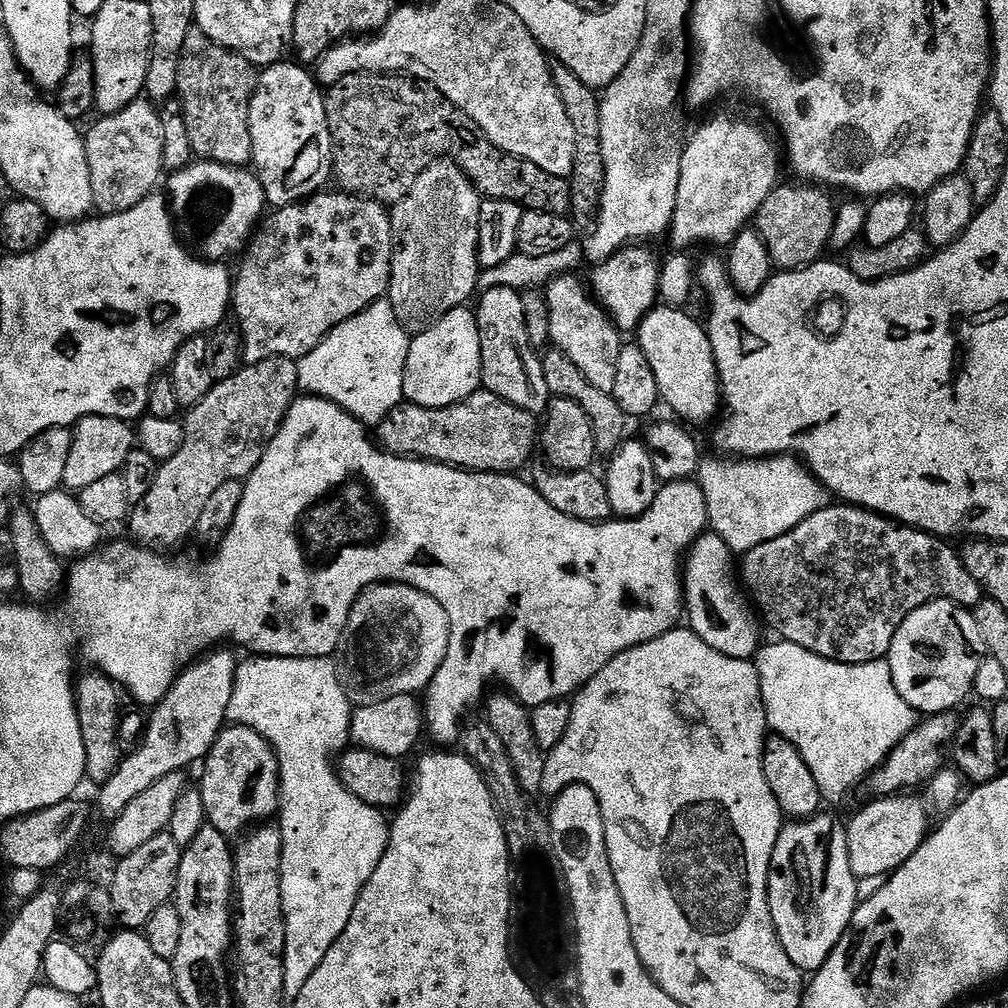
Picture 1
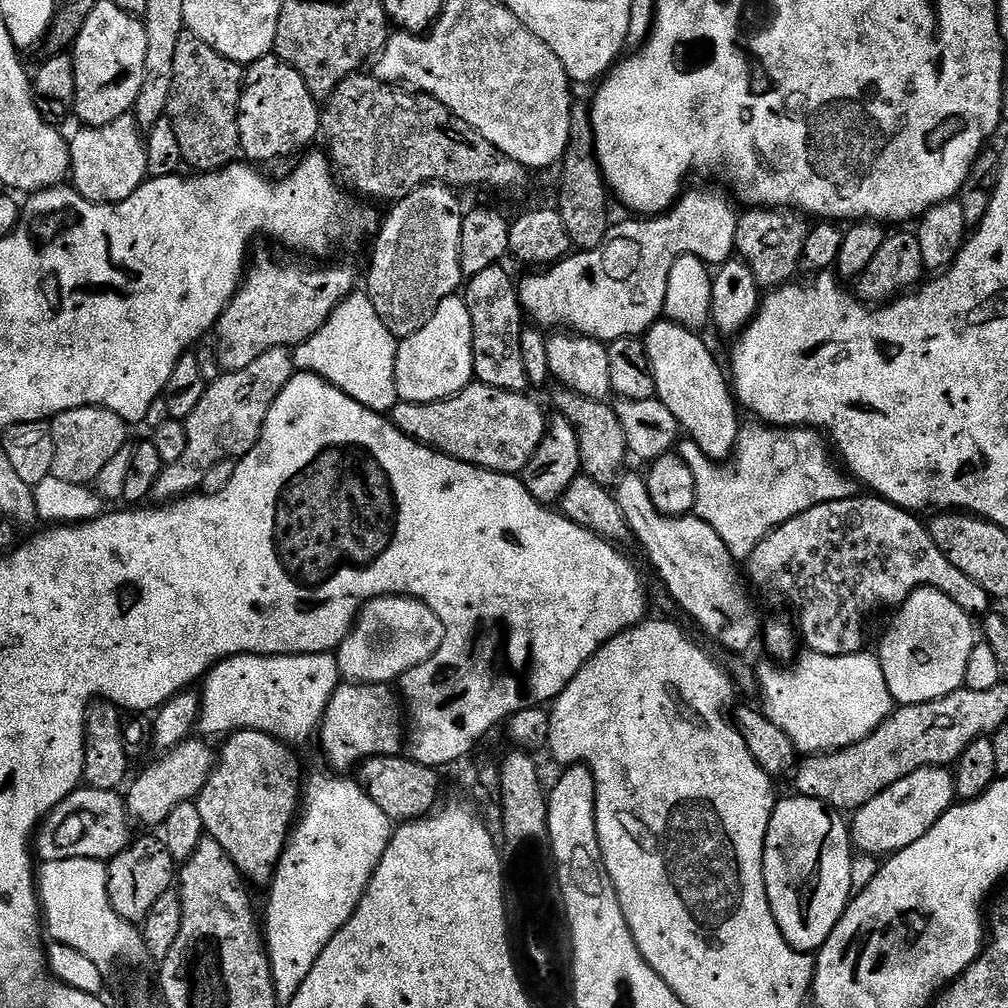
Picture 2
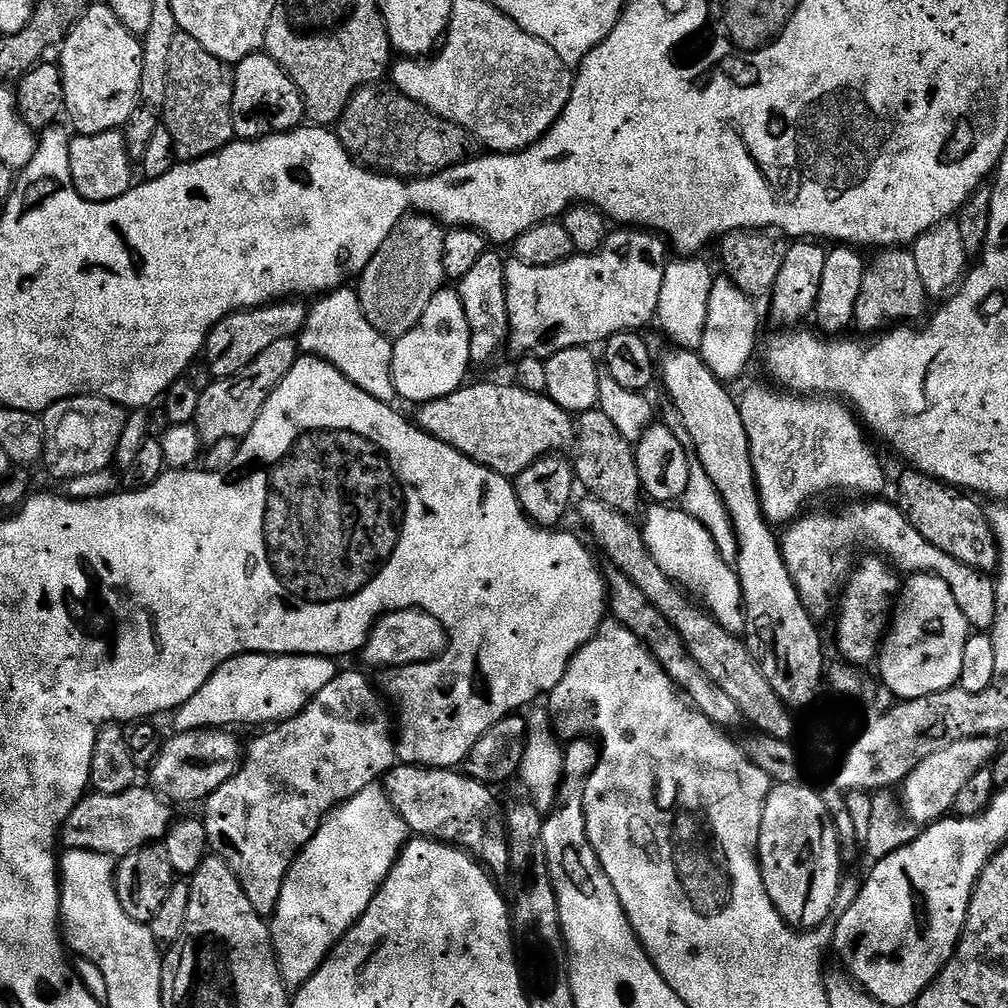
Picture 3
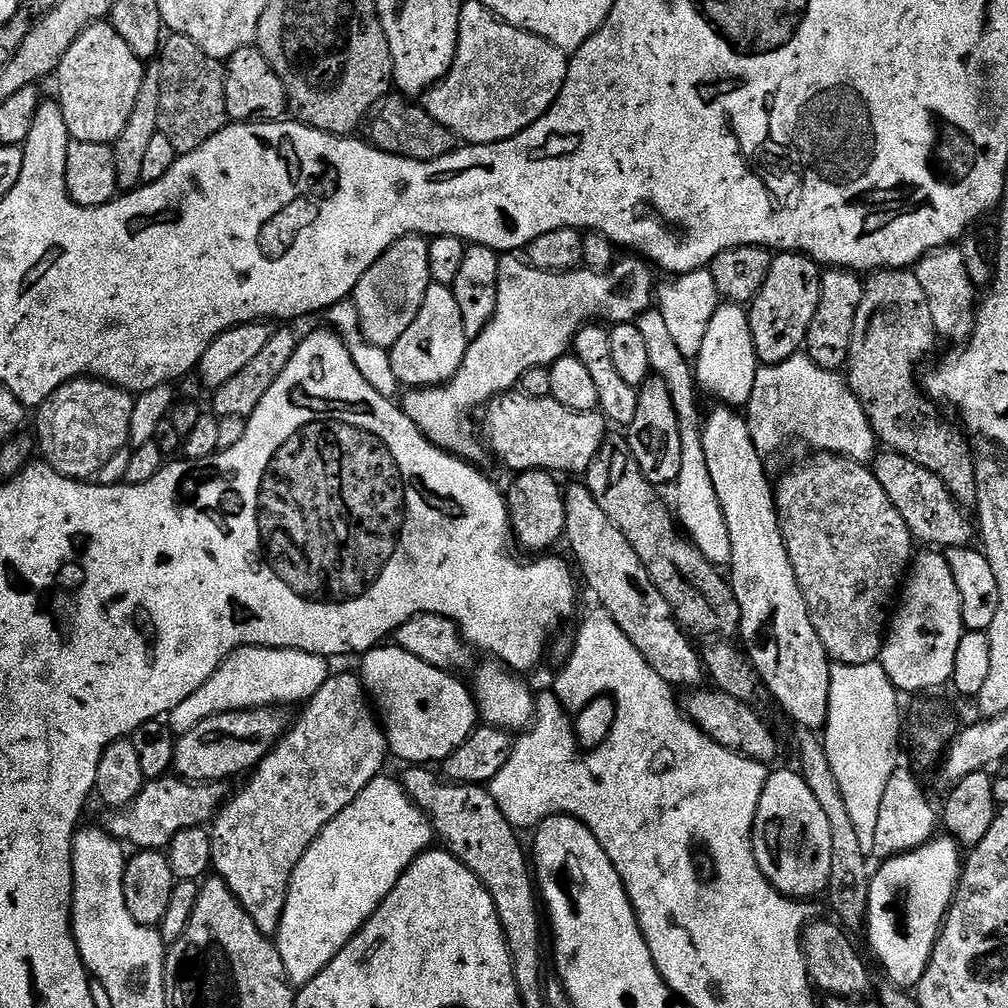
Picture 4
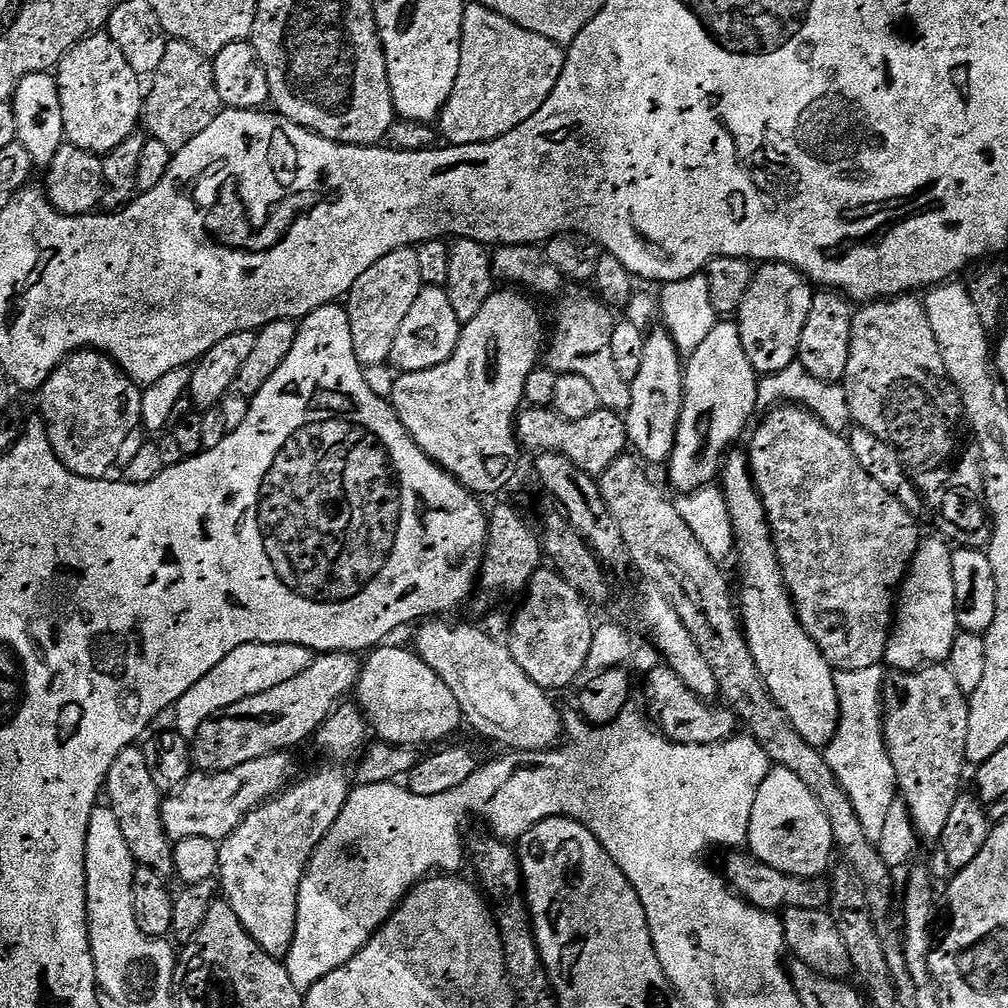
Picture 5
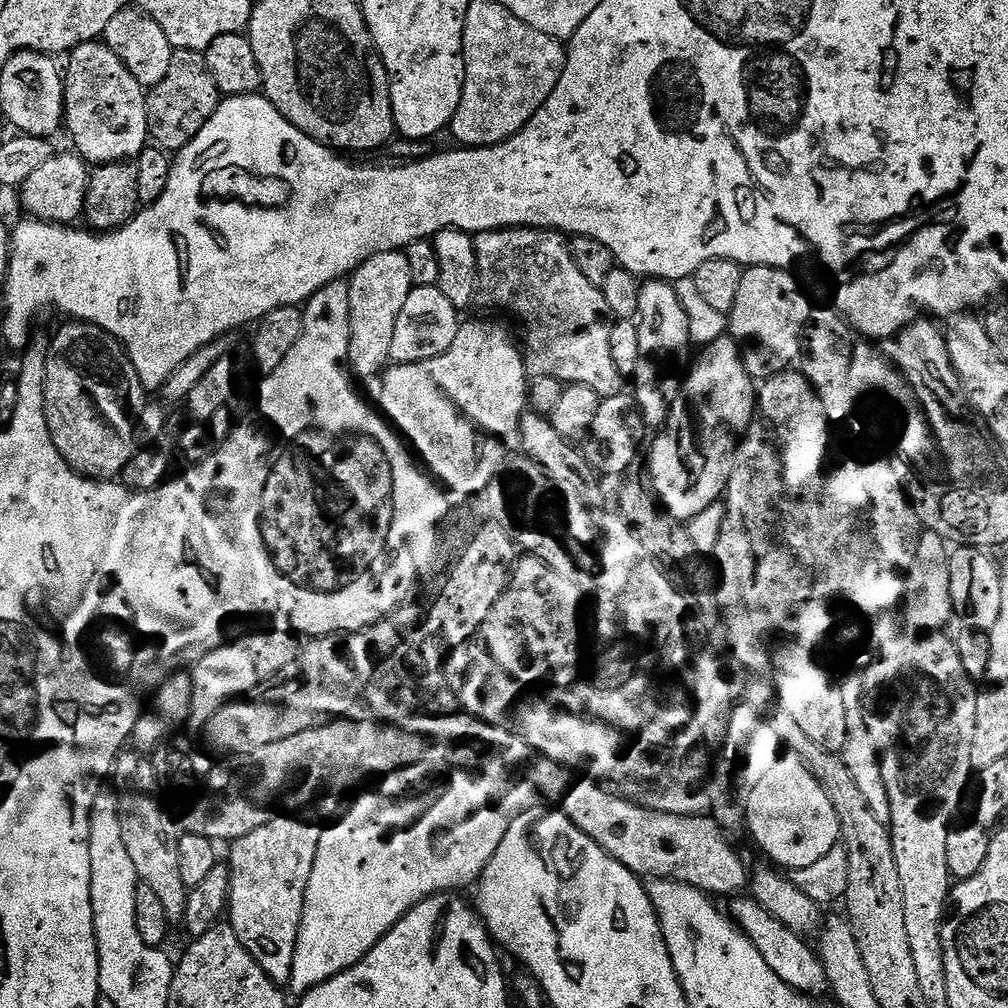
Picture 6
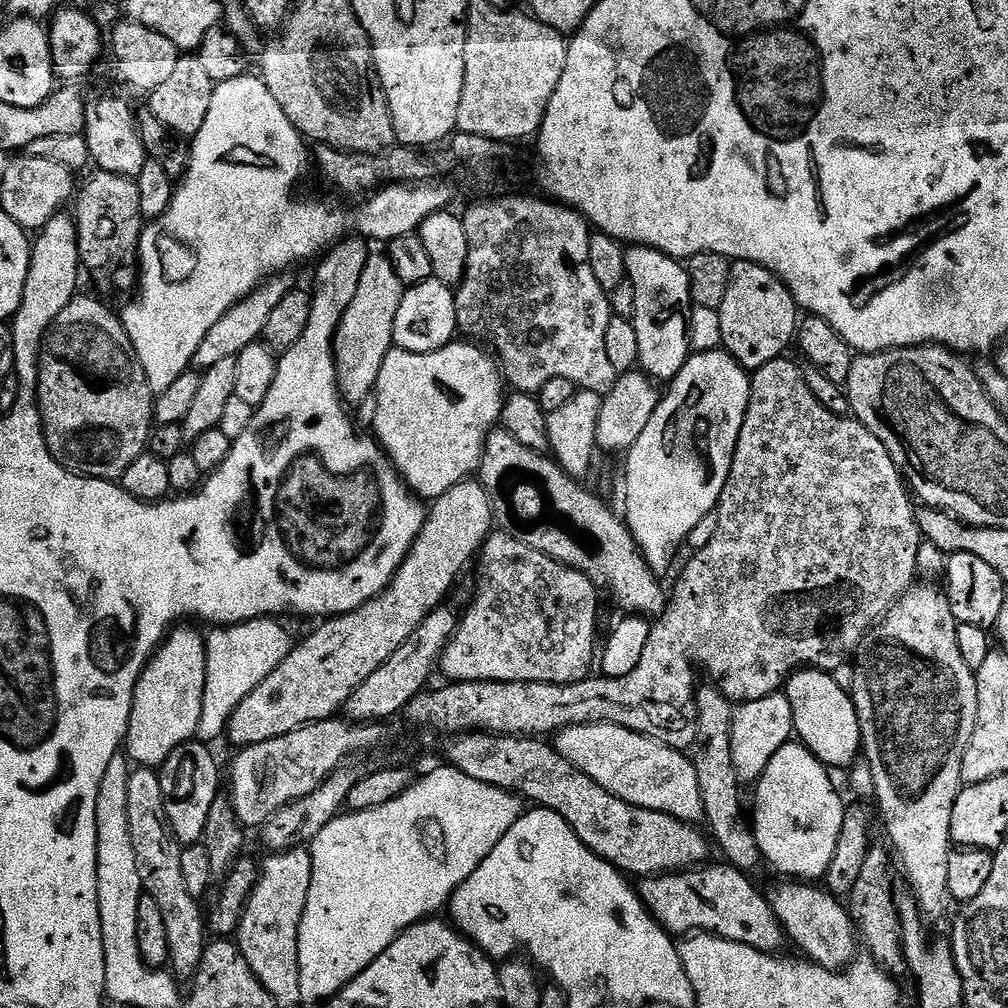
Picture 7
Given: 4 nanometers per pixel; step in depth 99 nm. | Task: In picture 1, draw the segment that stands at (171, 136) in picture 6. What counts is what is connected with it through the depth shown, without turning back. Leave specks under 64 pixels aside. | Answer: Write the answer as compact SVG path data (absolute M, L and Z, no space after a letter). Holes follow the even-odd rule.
M198 27L188 31L186 46L180 51L176 96L184 112L193 157L214 165L251 165L250 102L257 79L257 65L242 58L239 52L218 46Z

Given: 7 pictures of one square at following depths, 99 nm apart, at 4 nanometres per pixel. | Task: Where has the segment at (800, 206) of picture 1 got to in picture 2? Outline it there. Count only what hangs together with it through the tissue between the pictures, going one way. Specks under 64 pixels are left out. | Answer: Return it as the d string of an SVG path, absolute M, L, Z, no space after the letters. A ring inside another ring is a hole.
M752 206L739 213L740 221L736 231L735 255L745 260L759 282L761 289L775 290L783 288L785 284L793 279L796 271L801 271L804 259L804 247L808 237L809 221L799 211L786 208L766 208L763 206Z

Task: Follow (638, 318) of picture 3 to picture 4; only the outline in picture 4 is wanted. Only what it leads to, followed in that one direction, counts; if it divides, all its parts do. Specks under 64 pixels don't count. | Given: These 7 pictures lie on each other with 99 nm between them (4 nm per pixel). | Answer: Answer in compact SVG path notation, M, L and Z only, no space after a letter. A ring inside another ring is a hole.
M501 255L498 266L496 313L490 318L486 330L469 339L460 369L446 383L438 384L434 388L414 388L403 393L405 396L404 400L402 399L402 407L406 418L410 418L410 422L414 422L414 426L418 426L418 430L422 430L424 437L432 444L438 445L453 456L459 456L462 460L480 462L476 460L486 456L486 448L477 437L477 441L472 437L472 432L468 429L468 420L464 417L464 408L483 409L492 397L499 396L502 392L513 391L519 385L522 374L526 374L526 370L548 368L573 347L576 333L581 328L593 322L603 322L608 326L630 324L653 307L653 269L643 259L628 259L632 260L617 259L616 263L604 272L592 272L583 266L575 272L547 272L533 268L519 255Z

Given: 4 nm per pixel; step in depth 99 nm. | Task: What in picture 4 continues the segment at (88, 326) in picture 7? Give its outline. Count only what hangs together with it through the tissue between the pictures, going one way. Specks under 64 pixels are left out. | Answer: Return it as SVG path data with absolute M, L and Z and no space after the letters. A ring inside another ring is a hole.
M95 378L66 382L58 390L54 390L54 394L50 394L50 398L46 398L46 402L35 413L34 437L39 455L44 455L41 456L43 463L49 464L55 472L69 476L72 480L87 481L95 478L98 470L102 470L102 466L106 466L106 462L110 462L110 458L114 458L118 450L129 447L130 414L134 414L134 396L125 388L116 388Z

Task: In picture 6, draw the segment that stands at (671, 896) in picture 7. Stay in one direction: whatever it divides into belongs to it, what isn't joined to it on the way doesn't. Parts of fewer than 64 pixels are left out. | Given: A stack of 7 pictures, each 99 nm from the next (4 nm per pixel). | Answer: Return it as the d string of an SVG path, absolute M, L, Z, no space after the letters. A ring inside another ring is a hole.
M736 898L731 901L731 904L733 903L732 912L730 911L731 919L744 936L750 938L750 942L754 942L758 954L762 954L762 959L766 961L766 966L770 966L770 970L774 970L774 974L778 974L778 978L782 978L786 986L790 986L801 996L823 997L823 992L827 993L829 986L826 970L822 966L817 949L813 945L811 948L808 945L809 941L799 936L794 930L790 930L790 926L782 926L782 922L774 918L774 914L762 910L757 900L740 899L744 898Z

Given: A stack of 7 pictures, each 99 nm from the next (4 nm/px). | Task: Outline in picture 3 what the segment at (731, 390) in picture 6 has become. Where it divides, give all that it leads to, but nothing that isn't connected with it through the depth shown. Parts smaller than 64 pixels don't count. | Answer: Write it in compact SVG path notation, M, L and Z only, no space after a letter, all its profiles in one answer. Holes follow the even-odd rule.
M720 274L713 279L710 306L706 310L706 330L698 351L706 366L710 366L710 370L722 381L738 379L747 370L756 352L756 335L760 332L760 312L756 304L753 297L742 294L742 290L738 290L727 276Z

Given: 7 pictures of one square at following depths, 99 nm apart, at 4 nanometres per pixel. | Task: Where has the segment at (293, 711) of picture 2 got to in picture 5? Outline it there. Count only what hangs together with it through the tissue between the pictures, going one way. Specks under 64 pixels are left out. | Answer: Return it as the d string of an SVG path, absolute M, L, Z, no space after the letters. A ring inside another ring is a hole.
M247 644L226 654L222 662L218 662L204 678L194 682L194 686L190 686L190 690L186 690L186 694L182 694L182 698L174 705L175 731L191 738L198 734L198 726L202 726L202 722L217 715L226 706L242 702L242 698L262 694L262 690L270 690L270 686L280 686L282 682L296 678L302 670L306 670L306 666L310 666L312 658L309 655L280 656L280 652L282 648L278 644Z

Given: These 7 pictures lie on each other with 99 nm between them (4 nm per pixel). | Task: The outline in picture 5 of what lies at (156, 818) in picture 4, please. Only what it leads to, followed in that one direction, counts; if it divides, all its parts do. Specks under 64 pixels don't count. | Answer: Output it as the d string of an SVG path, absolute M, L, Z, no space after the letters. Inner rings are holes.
M285 750L266 754L266 758L254 758L254 762L242 762L242 766L234 766L234 770L193 771L179 790L163 797L160 805L162 826L168 839L175 842L197 836L217 842L225 840L248 817L248 813L293 783L297 772L292 755L291 751Z

